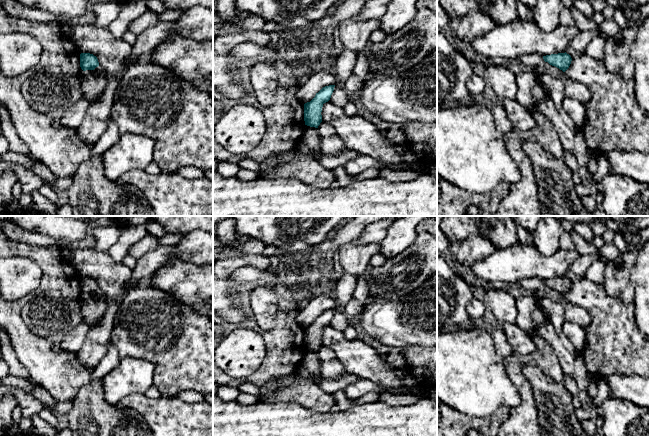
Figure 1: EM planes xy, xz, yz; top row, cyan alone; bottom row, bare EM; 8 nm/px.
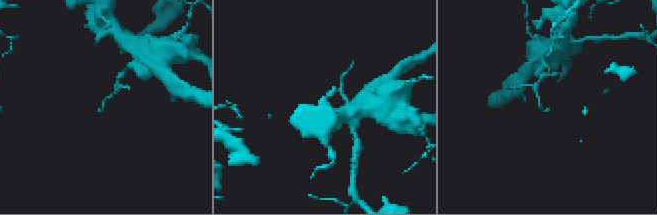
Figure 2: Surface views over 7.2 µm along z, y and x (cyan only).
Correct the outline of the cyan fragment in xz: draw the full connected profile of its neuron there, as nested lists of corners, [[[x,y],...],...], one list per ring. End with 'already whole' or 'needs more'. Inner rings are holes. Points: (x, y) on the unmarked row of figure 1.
[[[335,309],[323,311],[310,326],[304,328],[305,349],[318,352],[322,346],[323,328],[330,324],[334,311]]]; already whole

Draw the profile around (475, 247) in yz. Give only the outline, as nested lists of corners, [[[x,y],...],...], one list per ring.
[[[474,234],[459,243],[456,258],[460,264],[470,267],[477,260],[489,257],[497,249],[481,234]]]

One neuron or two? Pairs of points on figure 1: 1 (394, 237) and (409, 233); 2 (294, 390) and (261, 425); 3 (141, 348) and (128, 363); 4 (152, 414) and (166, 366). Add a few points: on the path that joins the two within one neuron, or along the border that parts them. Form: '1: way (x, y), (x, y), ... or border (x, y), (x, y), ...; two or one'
1: way (398, 237), (405, 233); one
2: border (260, 400), (291, 401), (306, 408); two
3: border (121, 358), (144, 358), (154, 368); two
4: border (161, 395), (176, 397); two

